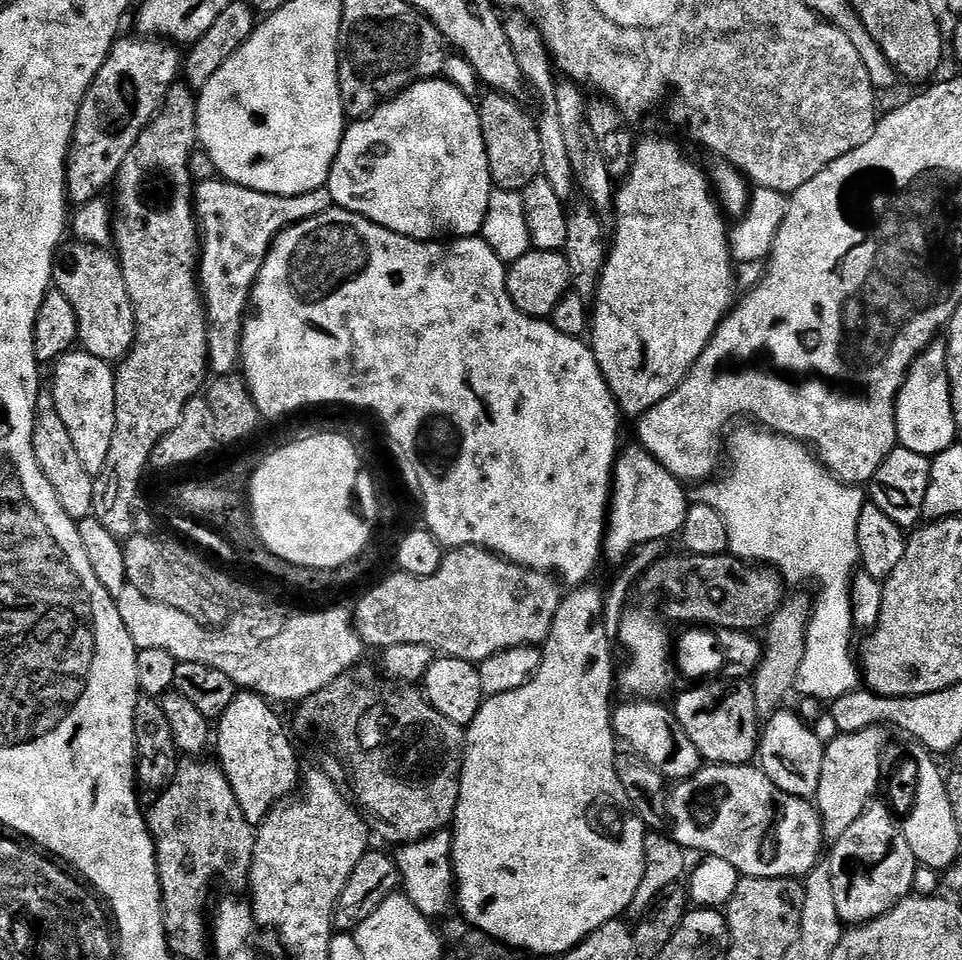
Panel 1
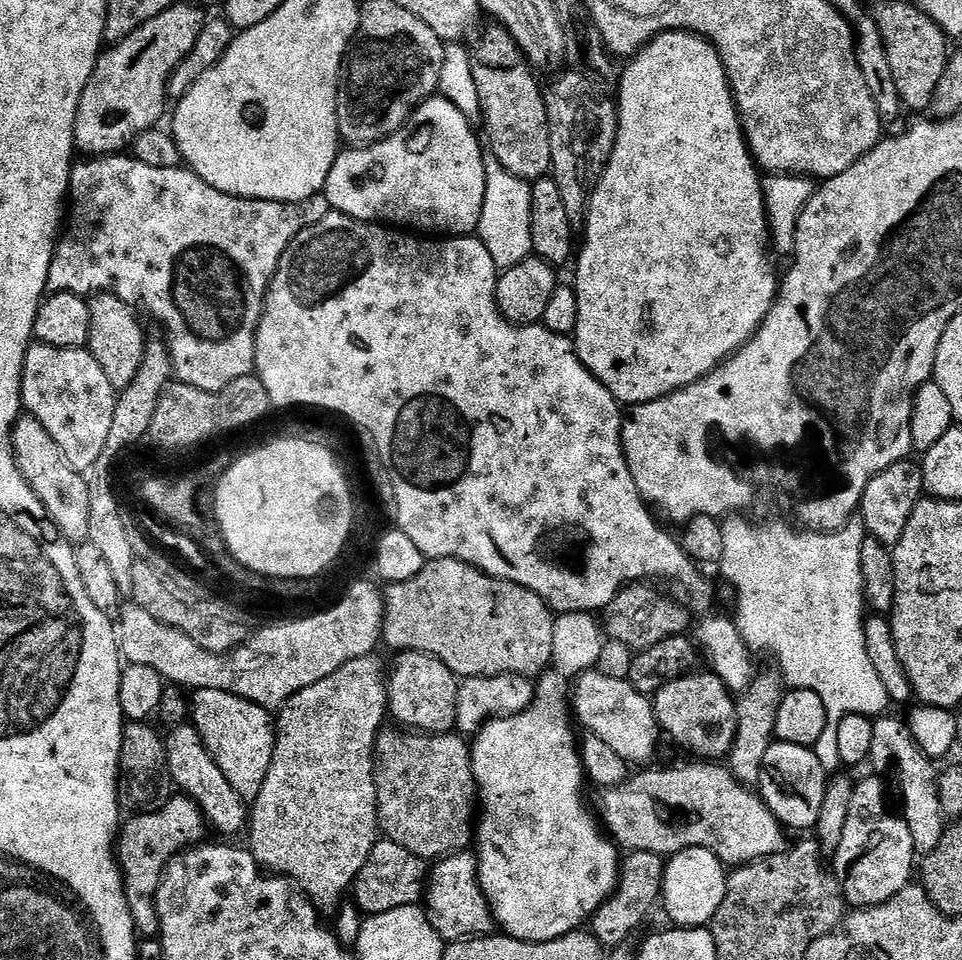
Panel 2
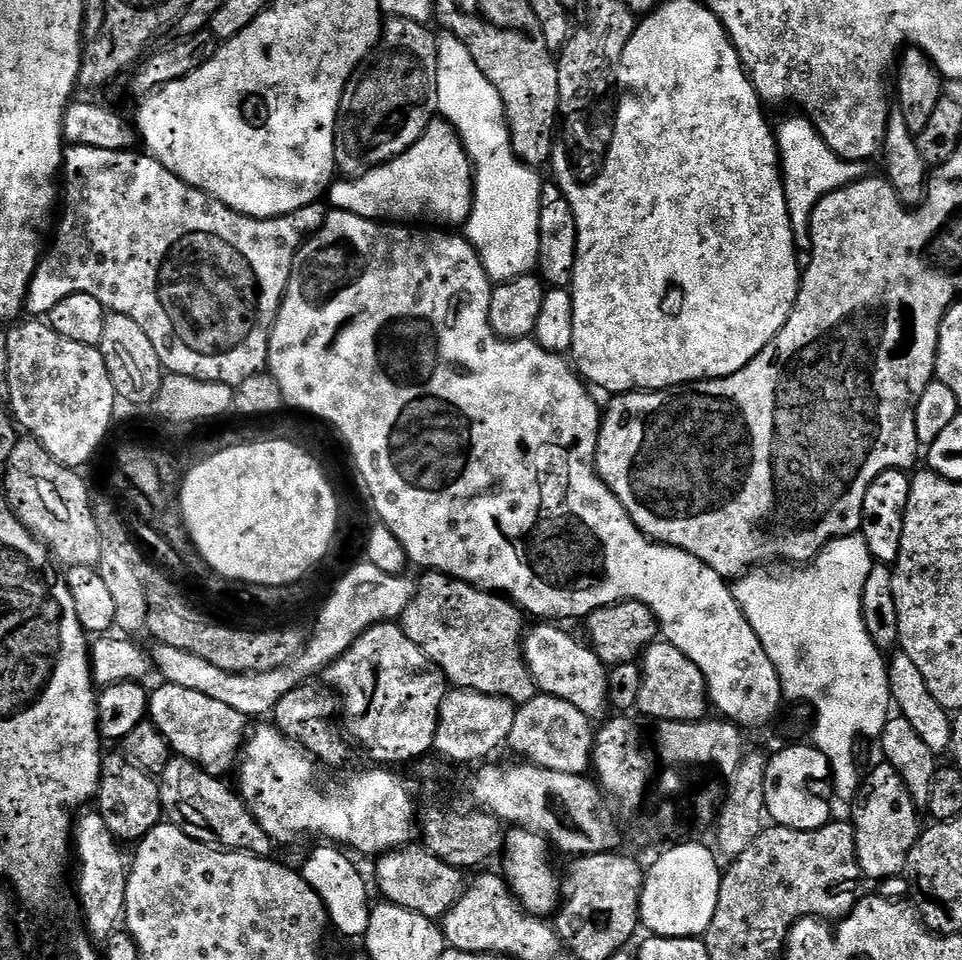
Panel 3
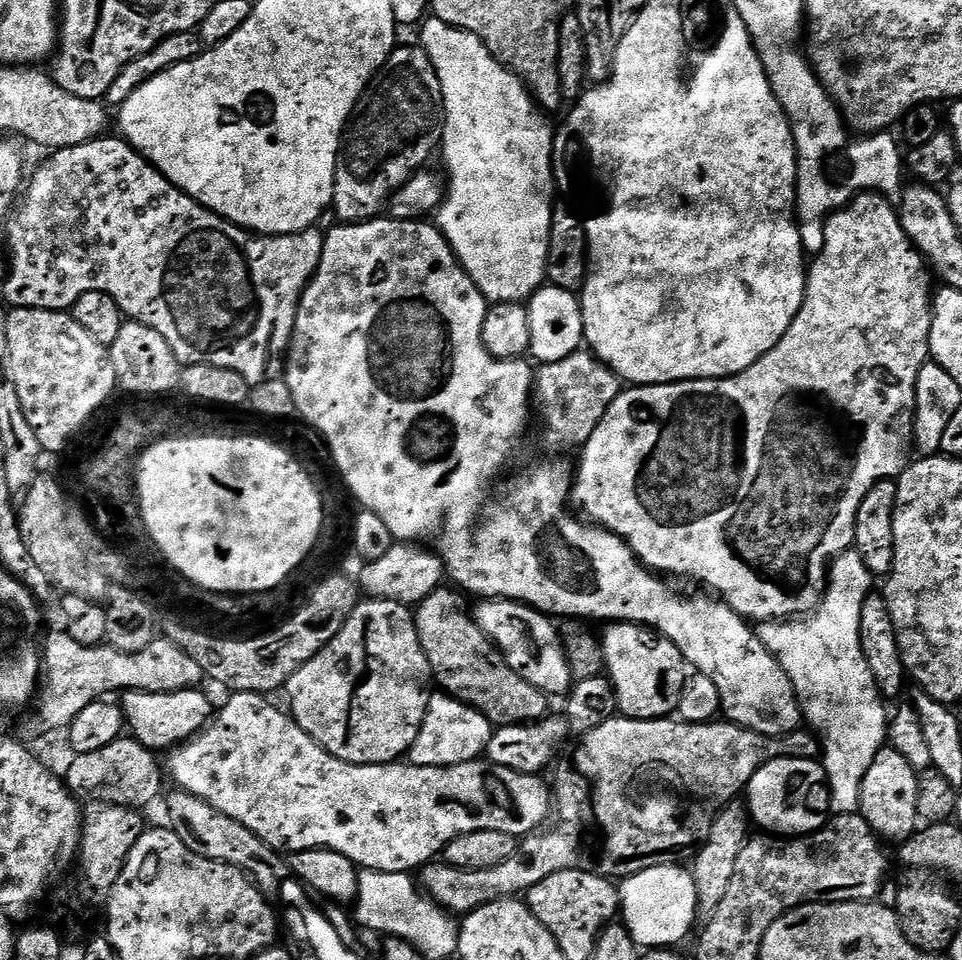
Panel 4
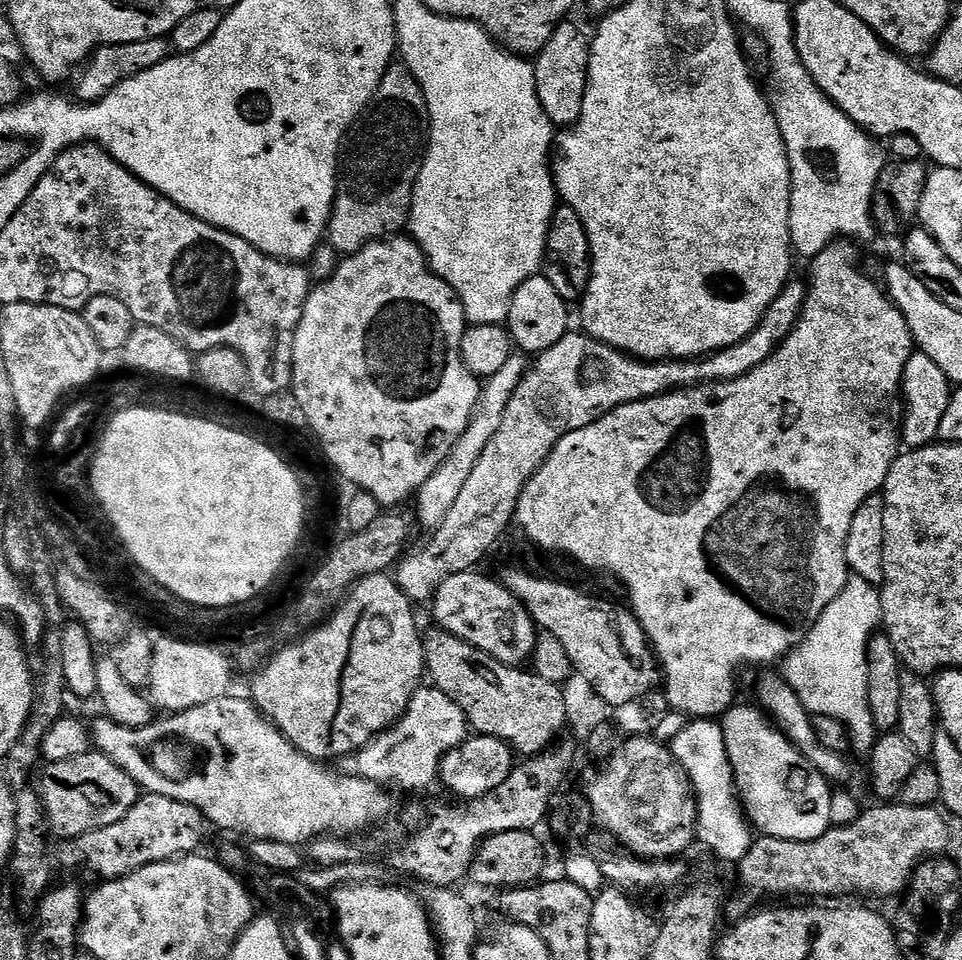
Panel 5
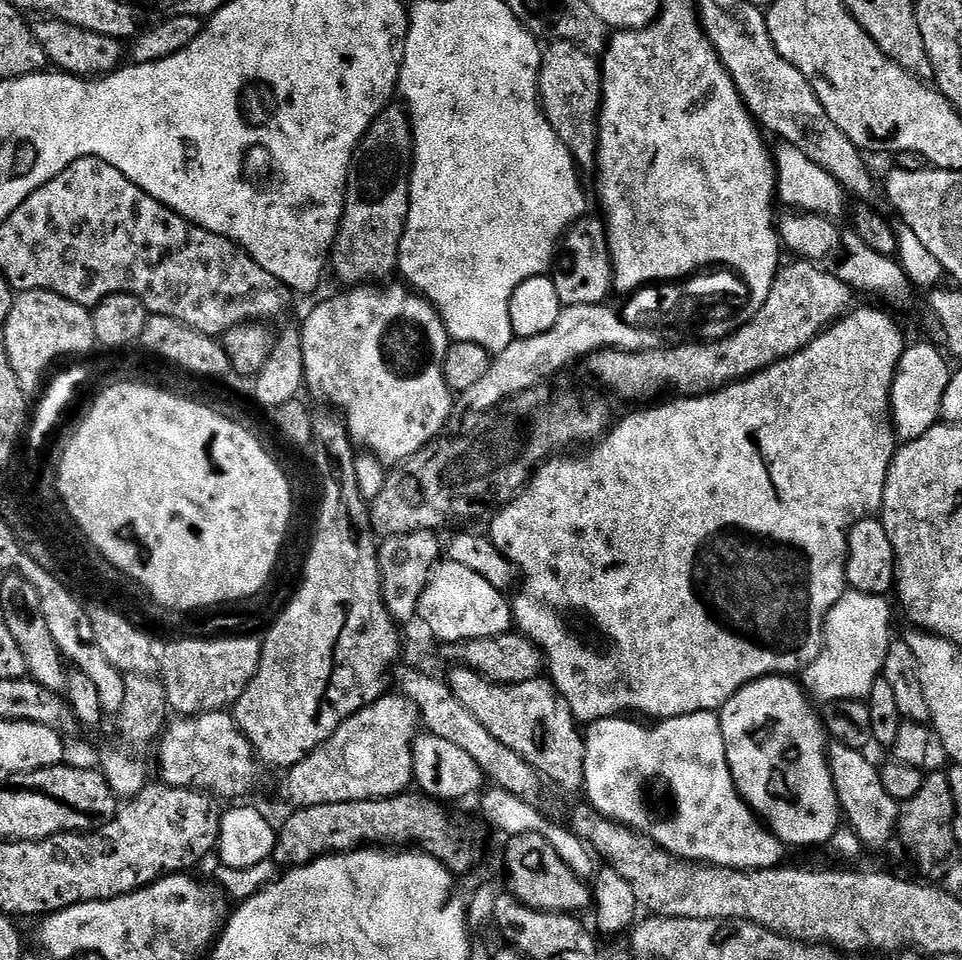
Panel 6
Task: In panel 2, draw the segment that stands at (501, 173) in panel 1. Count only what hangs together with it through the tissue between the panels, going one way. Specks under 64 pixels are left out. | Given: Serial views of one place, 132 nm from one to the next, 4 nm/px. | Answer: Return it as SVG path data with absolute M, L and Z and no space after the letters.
M491 27L485 30L476 49L473 47L470 52L474 82L478 86L482 125L484 124L482 136L491 159L499 162L507 172L520 180L540 180L552 171L548 100L536 81L537 73L514 38L510 38L508 31L502 27Z

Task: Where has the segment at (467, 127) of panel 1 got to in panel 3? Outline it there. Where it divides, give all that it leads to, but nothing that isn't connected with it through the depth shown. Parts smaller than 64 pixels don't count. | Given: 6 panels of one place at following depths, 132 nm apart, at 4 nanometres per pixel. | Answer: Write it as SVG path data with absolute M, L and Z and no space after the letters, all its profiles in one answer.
M433 118L410 150L355 178L337 179L329 187L326 200L335 211L358 214L358 218L401 226L443 226L452 230L455 224L463 225L467 221L472 209L473 187L472 162L460 135L447 120Z

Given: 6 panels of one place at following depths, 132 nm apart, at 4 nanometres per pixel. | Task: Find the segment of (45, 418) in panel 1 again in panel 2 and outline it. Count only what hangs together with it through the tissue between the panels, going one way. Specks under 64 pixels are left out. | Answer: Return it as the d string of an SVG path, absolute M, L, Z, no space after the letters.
M24 414L16 421L12 431L12 445L16 456L18 470L22 470L22 478L38 494L42 506L46 506L48 519L69 542L88 540L90 530L90 490L85 473L81 469L70 466L66 454L62 454L62 446L50 438L46 426L38 422L38 418Z

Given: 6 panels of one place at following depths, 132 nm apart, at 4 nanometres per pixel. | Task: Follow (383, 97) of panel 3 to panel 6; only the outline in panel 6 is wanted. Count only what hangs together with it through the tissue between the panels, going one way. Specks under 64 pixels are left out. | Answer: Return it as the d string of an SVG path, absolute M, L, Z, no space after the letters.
M389 106L382 110L382 114L378 114L378 118L374 118L374 122L370 126L370 130L366 130L366 134L360 140L360 145L356 147L356 152L352 156L352 165L348 167L348 189L346 190L346 198L344 199L344 213L340 219L340 229L336 235L336 241L332 244L330 253L330 268L336 271L338 279L344 283L344 286L368 286L373 282L384 282L391 272L397 271L400 262L400 243L402 242L402 234L406 226L406 218L408 217L408 207L410 206L410 176L412 175L412 123L408 120L408 113L403 107Z

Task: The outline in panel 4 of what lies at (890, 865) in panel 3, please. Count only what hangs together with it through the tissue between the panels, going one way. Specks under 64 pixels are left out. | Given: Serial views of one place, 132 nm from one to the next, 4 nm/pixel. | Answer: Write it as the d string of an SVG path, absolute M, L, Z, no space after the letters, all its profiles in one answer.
M891 746L881 748L870 770L866 770L866 778L862 778L858 814L875 830L881 841L888 843L889 840L893 846L903 844L918 831L921 823L918 814L918 773Z

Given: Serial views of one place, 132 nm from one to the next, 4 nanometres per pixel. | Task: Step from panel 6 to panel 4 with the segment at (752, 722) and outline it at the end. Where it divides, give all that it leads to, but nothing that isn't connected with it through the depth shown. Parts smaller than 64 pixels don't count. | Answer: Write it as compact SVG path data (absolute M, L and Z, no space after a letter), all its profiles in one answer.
M781 758L763 764L746 789L751 819L772 834L807 834L825 827L832 812L832 795L823 763Z

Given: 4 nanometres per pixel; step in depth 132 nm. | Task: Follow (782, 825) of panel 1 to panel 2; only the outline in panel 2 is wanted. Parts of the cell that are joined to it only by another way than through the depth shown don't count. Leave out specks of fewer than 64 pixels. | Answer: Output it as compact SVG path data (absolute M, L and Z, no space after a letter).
M692 763L696 764L684 764L681 768L649 767L647 770L637 771L640 772L637 776L636 773L629 775L616 788L603 789L599 793L599 815L607 835L628 852L653 852L665 858L676 856L690 847L704 847L712 851L725 866L749 864L775 852L784 851L785 829L780 819L769 810L763 796L753 791L749 785L738 783L727 767L719 763Z

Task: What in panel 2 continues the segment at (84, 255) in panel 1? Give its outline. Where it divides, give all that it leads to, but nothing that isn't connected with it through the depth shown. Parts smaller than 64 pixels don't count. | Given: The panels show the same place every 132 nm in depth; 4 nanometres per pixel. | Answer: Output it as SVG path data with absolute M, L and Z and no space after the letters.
M108 292L99 293L88 300L90 318L92 319L92 333L88 339L87 349L93 358L102 366L106 378L110 378L110 386L123 390L134 382L134 374L142 366L146 335L140 325L141 317L133 305L122 302L122 298L111 296Z

